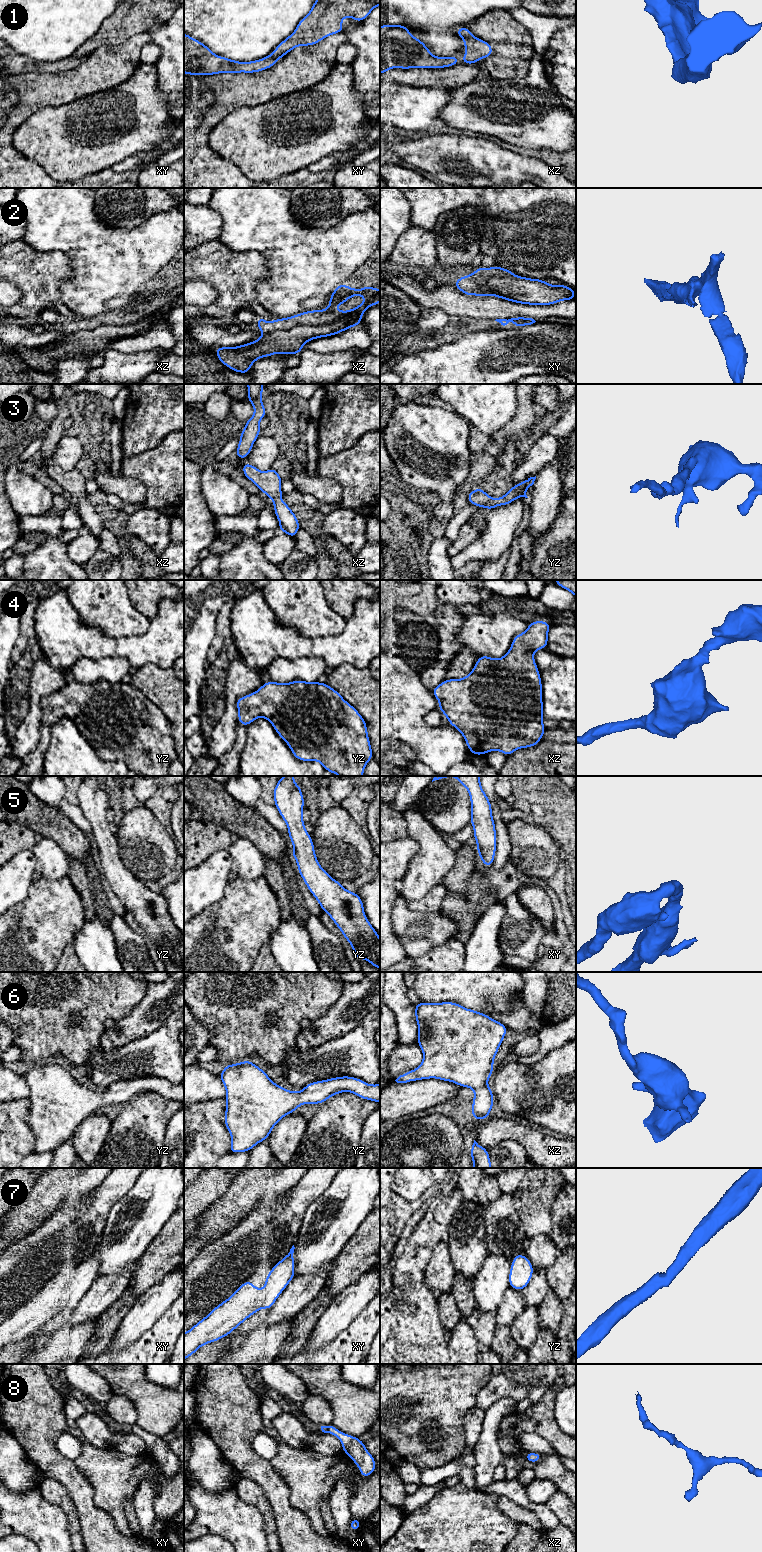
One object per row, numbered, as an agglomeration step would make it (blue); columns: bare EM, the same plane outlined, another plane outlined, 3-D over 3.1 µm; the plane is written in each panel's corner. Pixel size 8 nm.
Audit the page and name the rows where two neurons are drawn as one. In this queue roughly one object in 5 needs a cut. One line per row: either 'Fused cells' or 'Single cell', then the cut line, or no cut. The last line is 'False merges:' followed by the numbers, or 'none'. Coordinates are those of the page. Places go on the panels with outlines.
1: Single cell. No split
2: Single cell. No split
3: Single cell. No split
4: Single cell. No split
5: Single cell. No split
6: Single cell. No split
7: Single cell. No split
8: Single cell. No split
False merges: none

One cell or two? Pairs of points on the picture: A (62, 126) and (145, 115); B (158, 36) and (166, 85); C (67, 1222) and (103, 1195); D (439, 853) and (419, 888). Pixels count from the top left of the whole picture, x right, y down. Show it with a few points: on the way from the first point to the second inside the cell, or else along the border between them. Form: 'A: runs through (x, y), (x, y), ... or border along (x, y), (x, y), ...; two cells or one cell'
A: runs through (83, 127), (99, 127), (124, 121); one cell
B: runs through (167, 48), (167, 73); one cell
C: runs through (77, 1224), (96, 1205); one cell
D: runs through (432, 862), (419, 879); one cell

